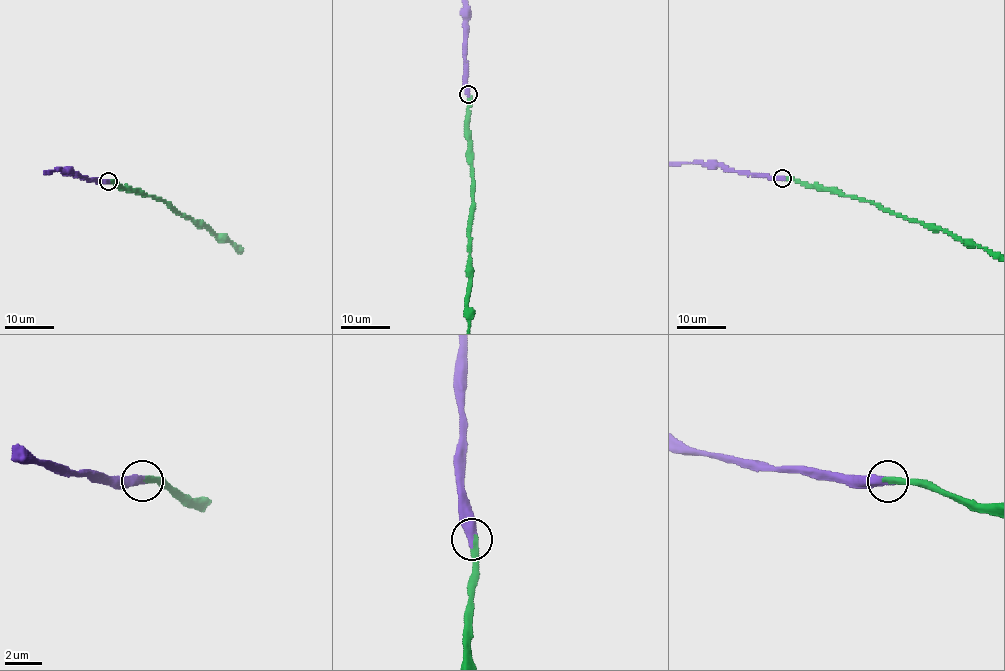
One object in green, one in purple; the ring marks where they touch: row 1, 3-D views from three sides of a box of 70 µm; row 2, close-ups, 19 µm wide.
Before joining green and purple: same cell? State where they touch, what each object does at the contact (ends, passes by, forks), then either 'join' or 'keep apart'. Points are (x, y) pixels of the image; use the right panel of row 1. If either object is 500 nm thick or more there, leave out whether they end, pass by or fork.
place (782, 178); join

